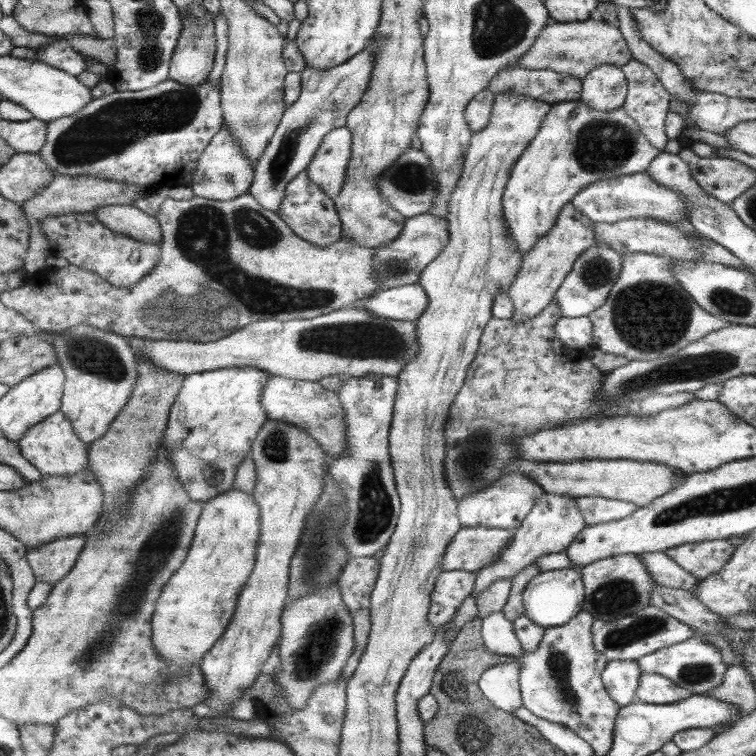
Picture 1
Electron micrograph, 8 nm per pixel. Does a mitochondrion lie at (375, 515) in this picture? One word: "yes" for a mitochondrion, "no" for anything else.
yes

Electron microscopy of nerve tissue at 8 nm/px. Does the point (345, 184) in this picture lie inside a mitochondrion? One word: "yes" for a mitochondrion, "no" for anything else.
no

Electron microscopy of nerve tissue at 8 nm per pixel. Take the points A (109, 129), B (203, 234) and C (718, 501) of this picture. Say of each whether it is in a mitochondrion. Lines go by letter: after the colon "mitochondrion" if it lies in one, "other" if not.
A: mitochondrion
B: mitochondrion
C: mitochondrion

